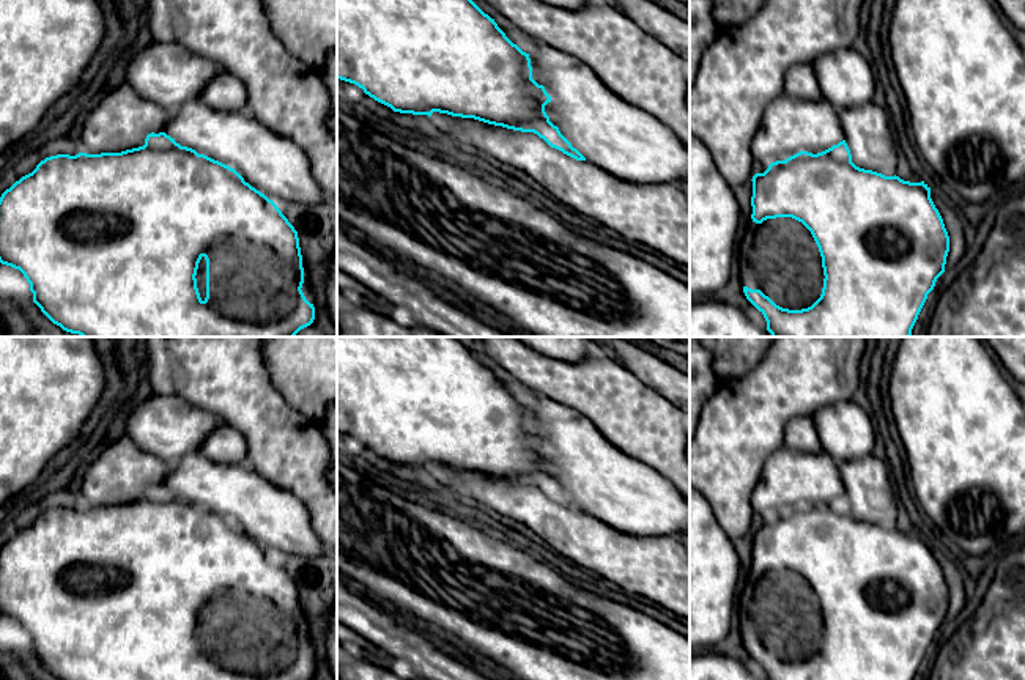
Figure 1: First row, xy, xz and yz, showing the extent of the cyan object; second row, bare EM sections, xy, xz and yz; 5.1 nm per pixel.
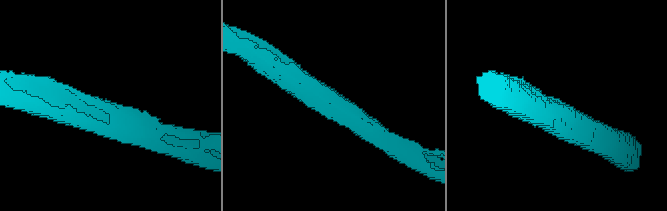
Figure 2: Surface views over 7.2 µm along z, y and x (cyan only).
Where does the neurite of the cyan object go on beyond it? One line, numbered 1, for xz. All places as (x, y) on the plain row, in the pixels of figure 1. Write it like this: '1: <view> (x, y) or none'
1: none

